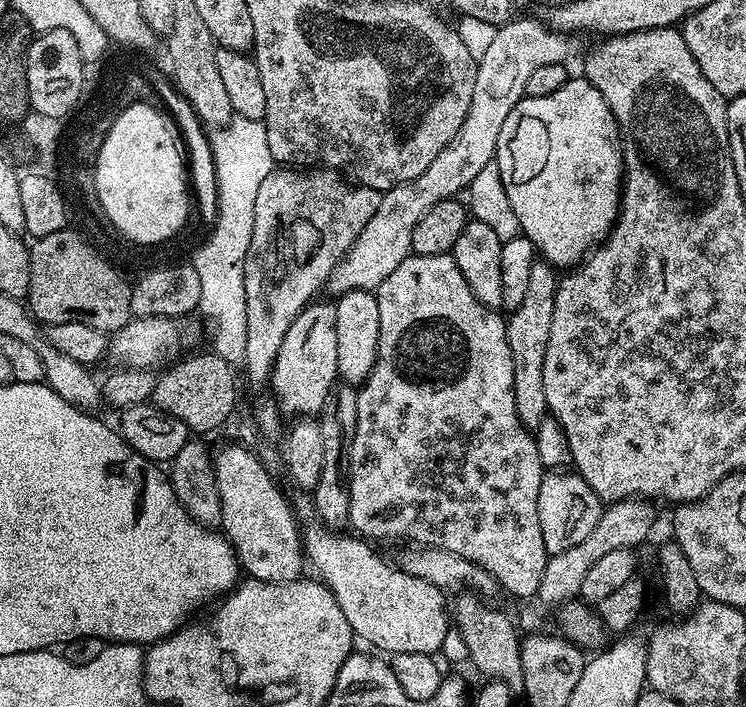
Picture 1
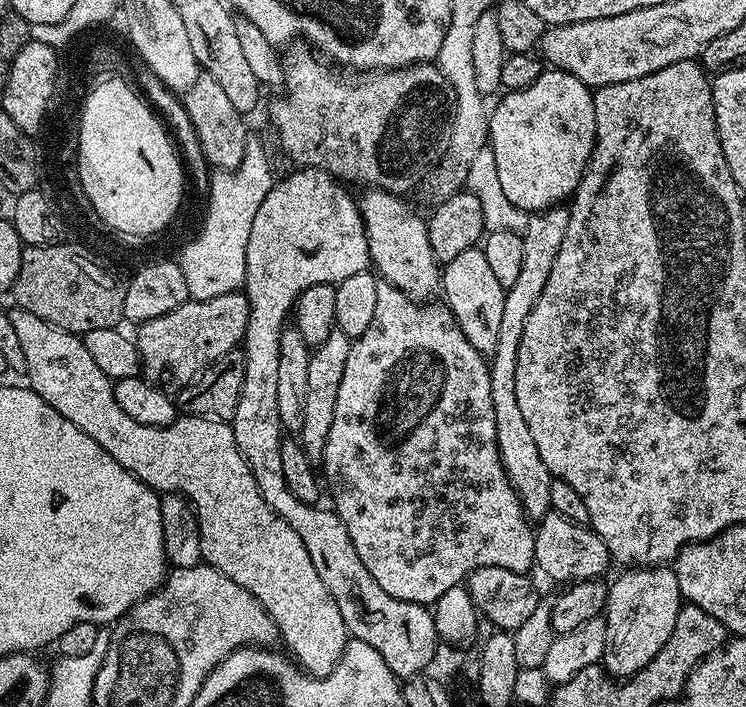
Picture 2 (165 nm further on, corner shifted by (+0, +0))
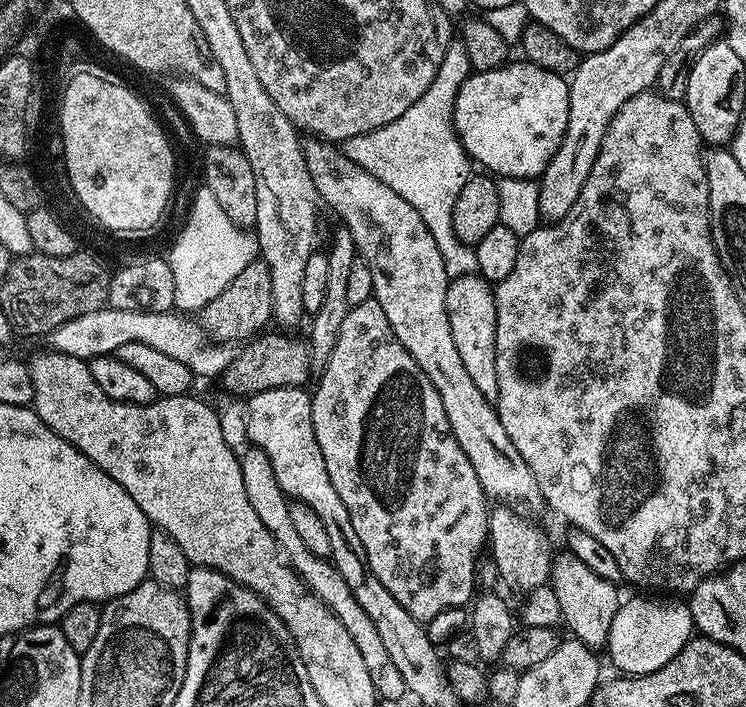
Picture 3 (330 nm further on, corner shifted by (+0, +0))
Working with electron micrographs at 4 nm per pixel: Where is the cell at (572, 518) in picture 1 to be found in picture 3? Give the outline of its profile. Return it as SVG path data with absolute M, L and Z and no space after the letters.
M564 550L552 562L550 583L554 594L558 594L558 606L563 627L568 627L571 635L588 648L600 650L608 643L611 622L622 603L622 596L616 593L617 585L606 578L598 578L590 566L578 562L572 553Z

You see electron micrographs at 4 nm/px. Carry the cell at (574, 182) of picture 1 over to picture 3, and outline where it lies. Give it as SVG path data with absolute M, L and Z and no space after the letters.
M512 63L485 72L473 71L462 82L454 102L452 125L464 151L479 167L484 167L481 169L497 177L538 178L566 134L569 81L536 64Z

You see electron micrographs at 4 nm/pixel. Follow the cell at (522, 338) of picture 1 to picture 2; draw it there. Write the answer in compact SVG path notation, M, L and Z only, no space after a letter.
M564 206L544 208L541 212L529 215L526 230L522 234L522 271L518 273L514 286L510 286L504 293L498 346L491 352L488 366L490 396L494 398L494 430L498 434L498 454L502 458L508 480L524 507L524 515L532 522L539 522L550 511L550 486L554 477L546 462L542 462L542 454L538 454L538 445L530 434L530 426L526 426L526 418L522 418L522 409L514 394L514 374L518 371L518 342L522 342L522 328L526 326L526 318L530 318L530 310L534 310L534 302L538 302L538 294L542 294L546 286L546 278L550 278L550 269L554 267L554 258L558 258L558 249L566 238L568 227L570 214Z

